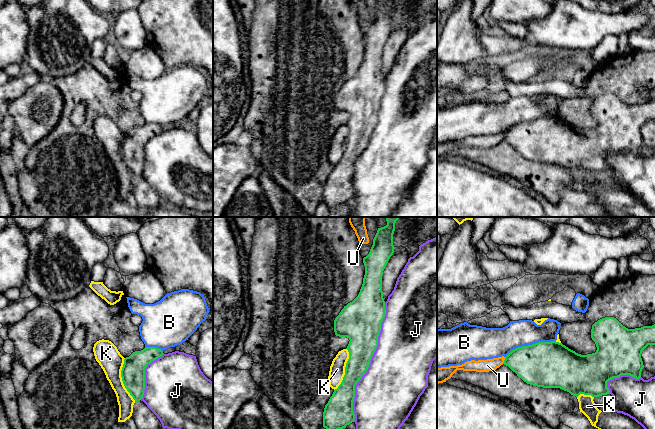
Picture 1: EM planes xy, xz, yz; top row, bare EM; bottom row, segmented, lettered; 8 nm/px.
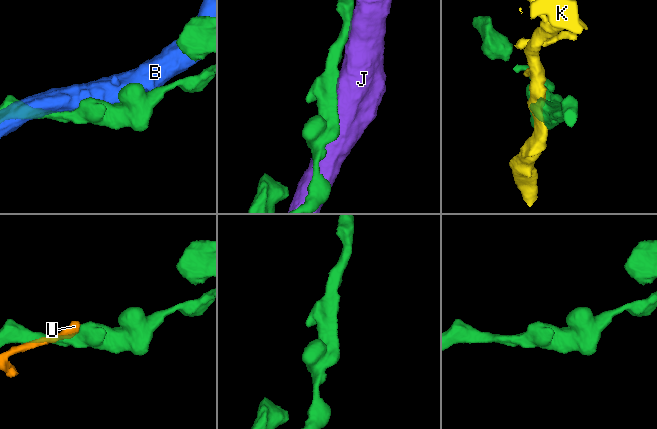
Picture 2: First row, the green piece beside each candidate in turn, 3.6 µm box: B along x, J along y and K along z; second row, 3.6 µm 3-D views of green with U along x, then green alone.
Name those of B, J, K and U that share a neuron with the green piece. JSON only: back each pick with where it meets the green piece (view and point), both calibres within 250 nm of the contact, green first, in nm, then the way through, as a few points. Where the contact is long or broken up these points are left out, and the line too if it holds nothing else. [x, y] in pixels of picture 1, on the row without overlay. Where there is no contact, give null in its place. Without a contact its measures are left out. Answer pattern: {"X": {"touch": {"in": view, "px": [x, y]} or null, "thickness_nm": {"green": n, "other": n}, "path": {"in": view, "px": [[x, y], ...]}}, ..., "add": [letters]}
{"add": []}

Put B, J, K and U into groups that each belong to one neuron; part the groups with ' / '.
B / J / K U

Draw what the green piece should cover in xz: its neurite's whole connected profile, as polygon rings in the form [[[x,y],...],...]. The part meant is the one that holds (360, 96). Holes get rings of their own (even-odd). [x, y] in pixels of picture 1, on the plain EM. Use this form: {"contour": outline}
{"contour": [[[387,0],[384,3],[378,4],[370,28],[363,34],[365,51],[360,68],[352,78],[344,82],[334,96],[335,111],[347,113],[350,117],[346,124],[349,128],[349,135],[346,139],[345,151],[341,160],[334,166],[328,179],[325,181],[323,188],[323,203],[330,209],[346,204],[347,201],[355,196],[355,190],[353,188],[355,162],[369,143],[370,136],[378,122],[381,99],[386,90],[382,67],[382,52],[390,33],[394,29],[394,7],[395,0]]]}

